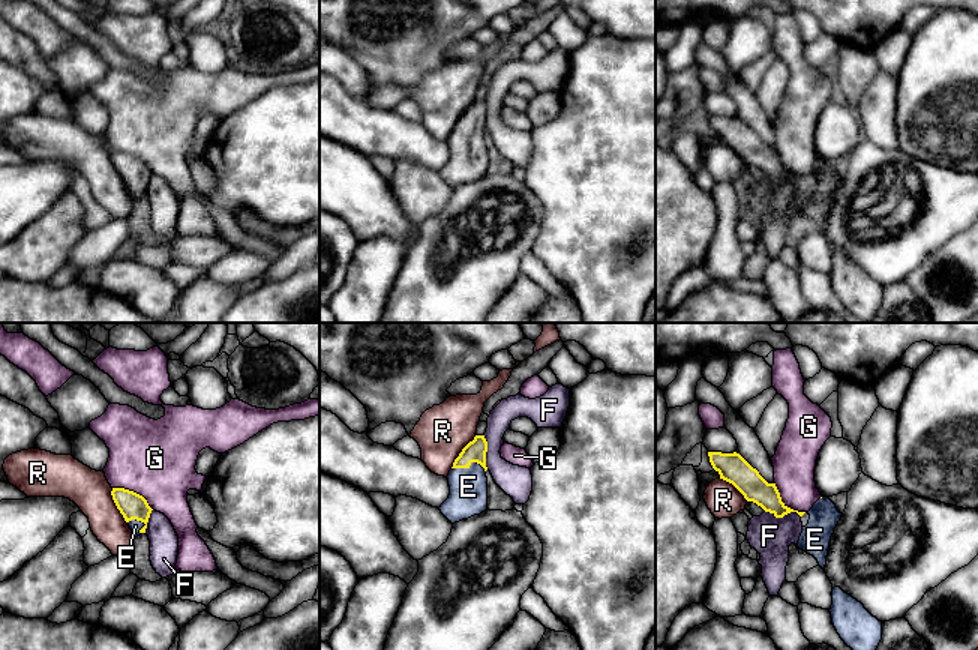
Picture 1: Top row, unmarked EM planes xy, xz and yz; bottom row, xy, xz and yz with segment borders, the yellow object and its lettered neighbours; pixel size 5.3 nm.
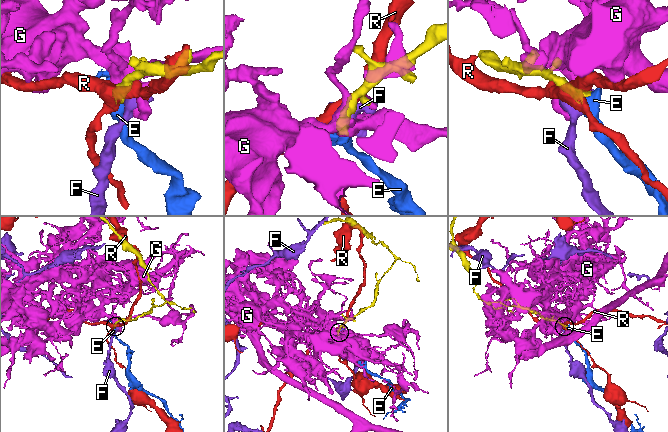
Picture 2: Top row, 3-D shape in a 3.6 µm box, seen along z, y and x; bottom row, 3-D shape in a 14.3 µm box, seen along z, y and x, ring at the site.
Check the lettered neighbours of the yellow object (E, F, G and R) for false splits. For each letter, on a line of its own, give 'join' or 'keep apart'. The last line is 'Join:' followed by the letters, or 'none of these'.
E: join
F: keep apart
G: keep apart
R: keep apart
Join: E

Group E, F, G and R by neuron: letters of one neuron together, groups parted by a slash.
E / F / G / R

